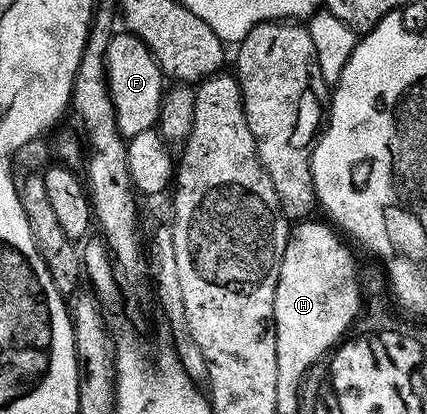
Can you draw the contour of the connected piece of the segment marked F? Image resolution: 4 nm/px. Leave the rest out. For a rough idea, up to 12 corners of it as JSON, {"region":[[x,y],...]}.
{"region":[[114,31],[105,55],[121,135],[154,127],[163,73],[148,46]]}

